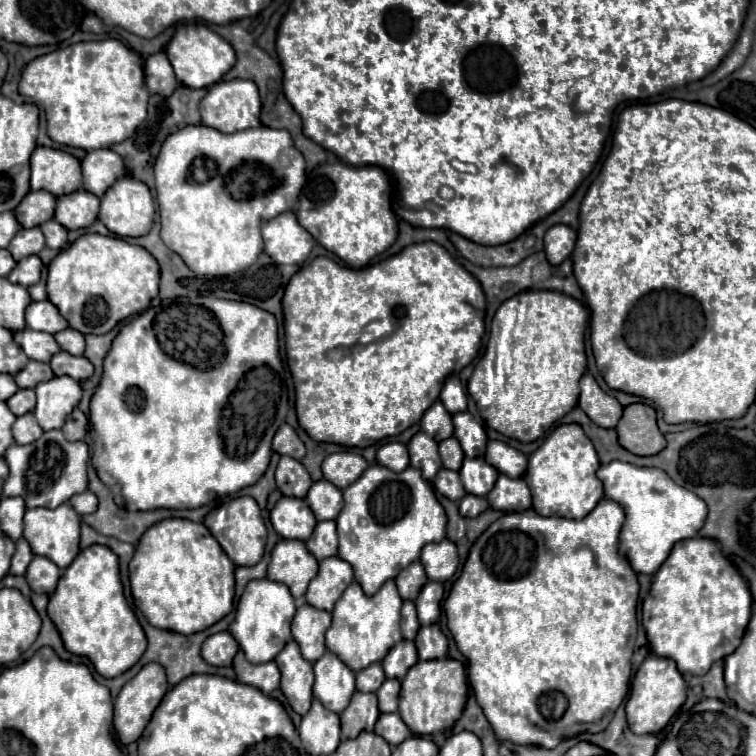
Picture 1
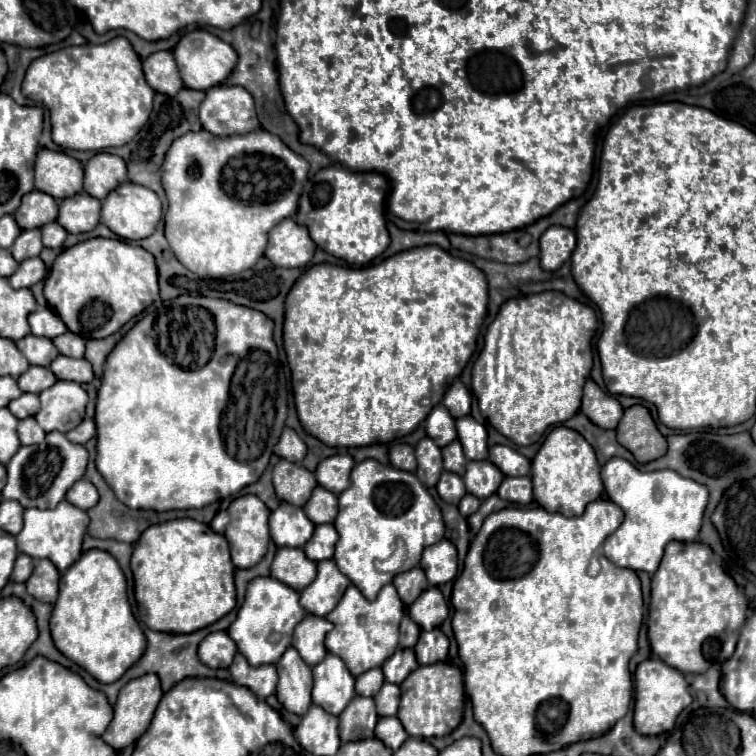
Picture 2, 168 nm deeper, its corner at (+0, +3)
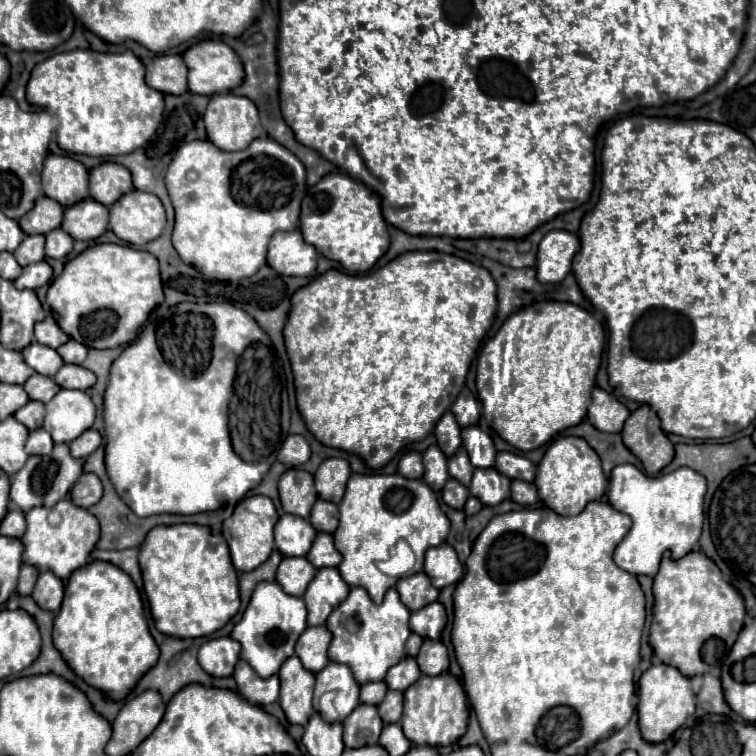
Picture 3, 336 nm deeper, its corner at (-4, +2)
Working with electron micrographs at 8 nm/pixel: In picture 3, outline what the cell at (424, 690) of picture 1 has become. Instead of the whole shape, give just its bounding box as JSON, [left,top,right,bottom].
[401,673,467,747]

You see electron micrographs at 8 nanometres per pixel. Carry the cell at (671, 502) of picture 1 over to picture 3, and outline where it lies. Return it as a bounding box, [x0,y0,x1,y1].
[607,465,705,577]

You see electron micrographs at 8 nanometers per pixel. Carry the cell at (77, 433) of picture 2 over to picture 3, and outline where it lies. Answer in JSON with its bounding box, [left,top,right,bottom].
[69,429,103,459]

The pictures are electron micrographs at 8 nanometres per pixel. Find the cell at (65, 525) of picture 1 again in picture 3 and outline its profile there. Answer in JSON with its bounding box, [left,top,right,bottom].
[21,499,99,579]

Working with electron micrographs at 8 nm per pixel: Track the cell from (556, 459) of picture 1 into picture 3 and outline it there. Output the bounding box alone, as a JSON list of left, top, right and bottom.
[535,437,607,515]

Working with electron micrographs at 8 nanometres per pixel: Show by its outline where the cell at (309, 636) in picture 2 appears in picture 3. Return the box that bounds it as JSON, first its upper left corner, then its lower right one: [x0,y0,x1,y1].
[295,625,331,673]

